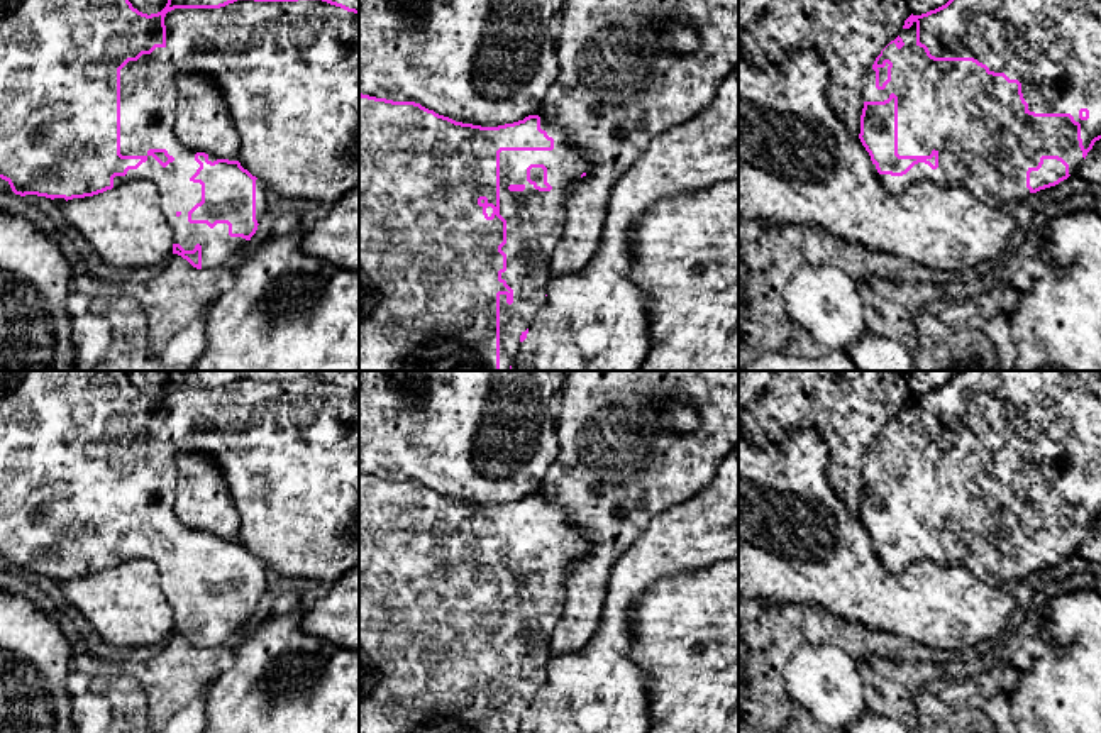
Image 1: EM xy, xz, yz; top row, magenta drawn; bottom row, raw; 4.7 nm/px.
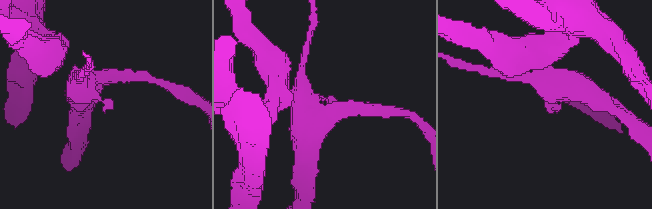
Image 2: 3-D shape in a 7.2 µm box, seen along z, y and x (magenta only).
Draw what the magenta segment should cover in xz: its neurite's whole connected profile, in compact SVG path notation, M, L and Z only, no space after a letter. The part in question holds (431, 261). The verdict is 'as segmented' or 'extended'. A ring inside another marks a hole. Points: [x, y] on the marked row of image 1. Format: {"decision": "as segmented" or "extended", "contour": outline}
{"decision": "extended", "contour": "M359 93L359 371L512 371L518 345L527 339L528 327L545 303L550 274L550 257L566 223L564 203L571 186L591 169L589 161L569 144L567 135L544 117L528 115L523 120L498 127L481 127L456 122L415 102L393 102Z"}

